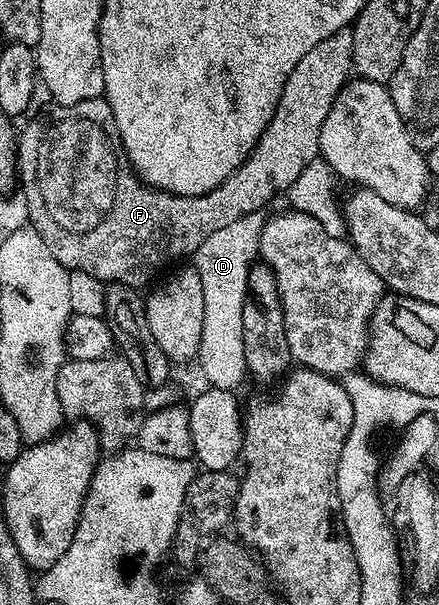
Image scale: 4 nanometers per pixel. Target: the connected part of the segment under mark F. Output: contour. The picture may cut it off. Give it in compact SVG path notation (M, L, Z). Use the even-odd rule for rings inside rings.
M346 28L335 32L331 36L327 36L327 40L319 40L319 44L315 44L315 48L311 48L311 52L307 52L307 56L303 56L303 60L299 60L299 64L295 64L295 68L291 68L291 76L287 76L287 80L283 84L283 96L279 96L279 104L275 108L275 116L271 116L271 124L267 124L267 128L263 132L263 136L259 136L259 140L255 144L255 148L249 154L246 162L242 162L239 169L231 176L227 176L227 180L223 180L223 184L219 184L219 188L215 188L206 194L199 196L179 196L172 194L166 190L156 190L153 186L148 186L145 182L137 177L133 171L133 165L129 163L129 157L125 155L125 149L121 143L119 132L115 128L115 116L111 112L109 103L104 97L92 98L91 100L83 100L83 104L71 104L70 106L50 105L48 108L34 113L30 122L25 127L20 127L19 137L17 140L17 173L19 175L19 190L27 204L27 212L29 213L28 225L35 228L35 232L39 232L39 236L43 236L43 244L47 244L47 248L51 248L51 256L55 256L55 260L59 260L59 264L63 264L66 270L78 270L79 272L87 272L87 276L95 276L99 281L112 284L118 282L124 286L144 287L144 282L156 272L160 266L168 264L172 258L185 258L196 254L199 244L203 244L203 240L207 240L207 236L211 236L211 232L215 232L219 228L232 224L233 221L239 220L248 214L255 214L264 211L265 205L276 196L277 193L288 191L290 186L295 184L295 180L299 180L299 172L303 172L303 168L307 168L307 164L318 161L321 145L319 144L319 132L323 128L323 120L329 115L329 110L333 107L333 102L337 98L337 93L341 91L342 86L350 81L353 69L353 31Z

